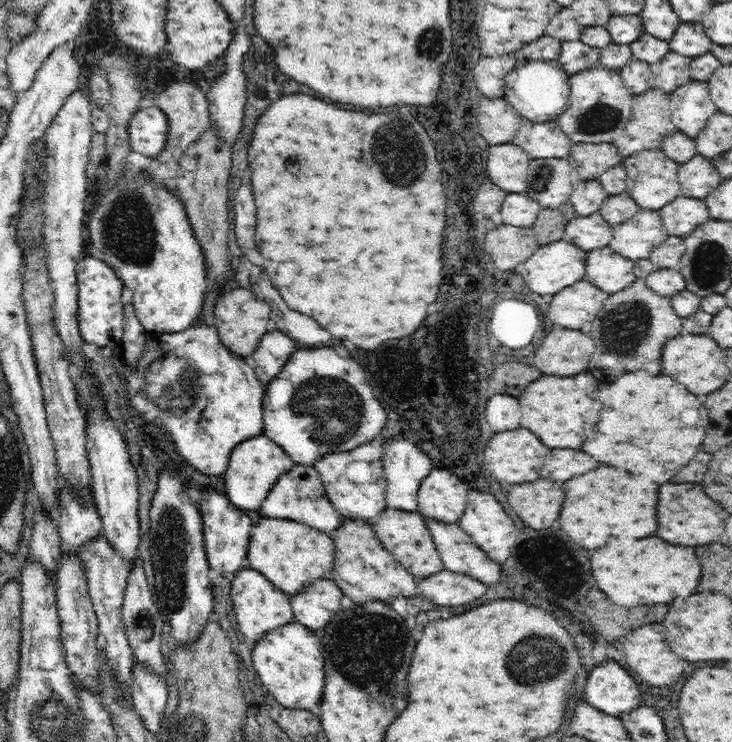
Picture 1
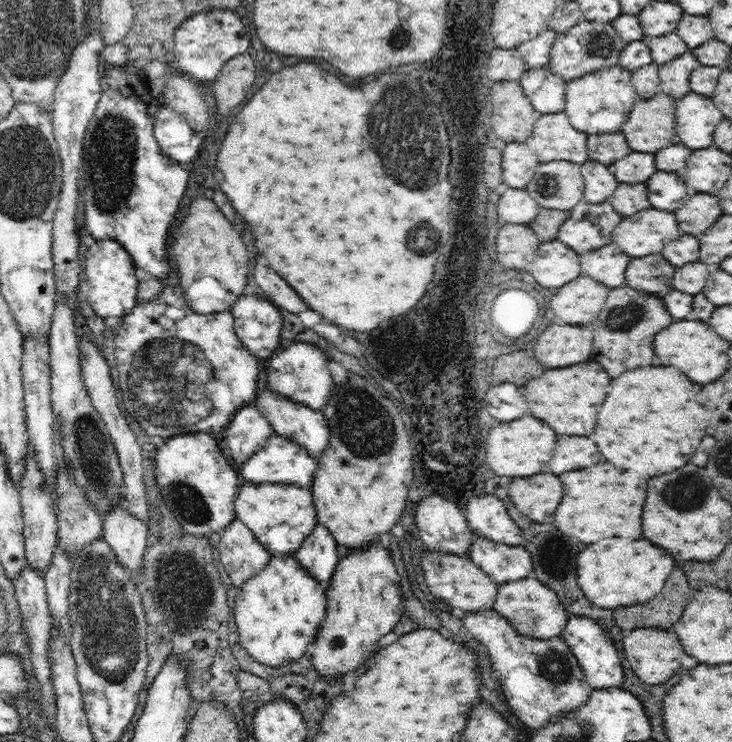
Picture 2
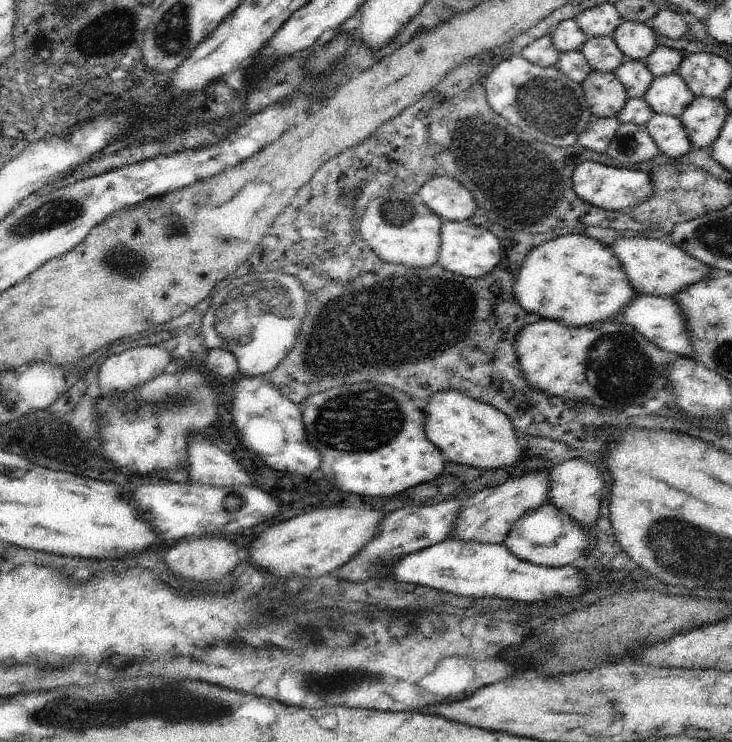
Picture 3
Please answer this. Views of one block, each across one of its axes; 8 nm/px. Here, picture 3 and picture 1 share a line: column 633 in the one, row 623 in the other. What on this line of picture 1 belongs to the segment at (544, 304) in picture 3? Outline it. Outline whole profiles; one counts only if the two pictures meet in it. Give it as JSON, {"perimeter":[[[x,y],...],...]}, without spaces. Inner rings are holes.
{"perimeter":[[[293,620],[282,626],[277,626],[274,630],[270,630],[269,633],[263,634],[262,638],[259,638],[251,645],[253,666],[261,678],[262,686],[266,687],[280,704],[308,710],[314,710],[316,705],[320,706],[325,687],[325,660],[322,658],[322,650],[320,650],[322,646],[318,638],[320,636],[316,632]]]}

